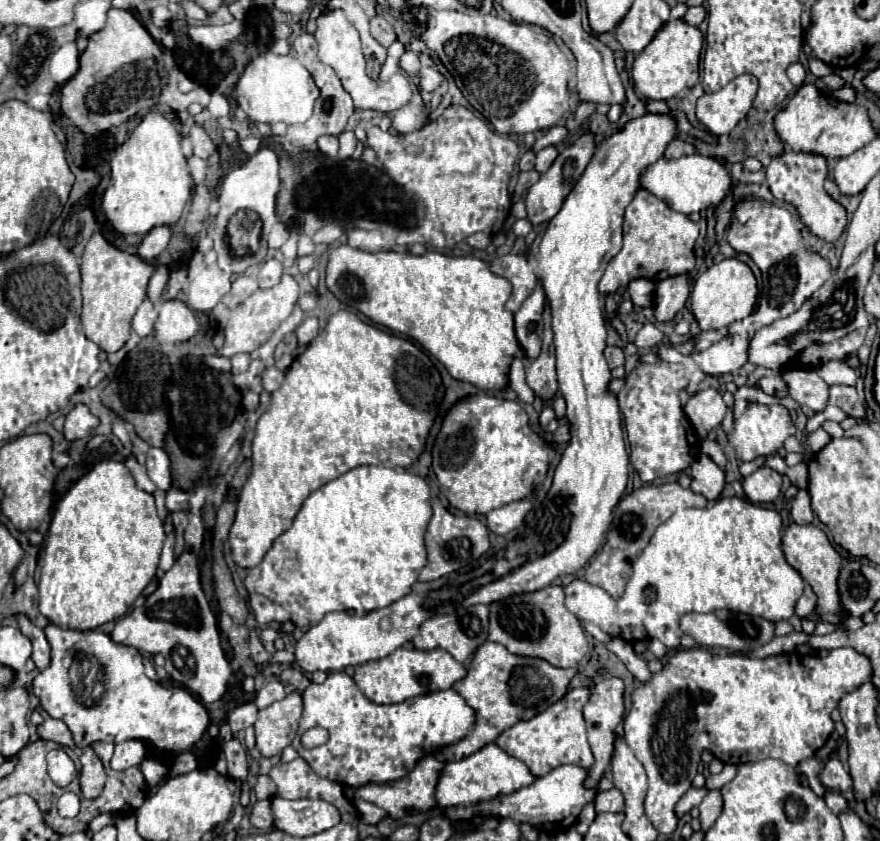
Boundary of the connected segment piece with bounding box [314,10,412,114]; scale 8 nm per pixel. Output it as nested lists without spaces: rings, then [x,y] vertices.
[[[334,10],[330,14],[320,14],[316,18],[316,26],[318,28],[316,28],[314,36],[318,42],[318,60],[322,64],[328,64],[336,72],[344,90],[352,96],[354,108],[358,112],[374,110],[374,112],[390,114],[390,112],[394,112],[394,110],[398,110],[410,102],[412,86],[410,86],[408,76],[394,74],[388,82],[380,82],[380,80],[370,78],[370,74],[366,72],[366,58],[364,58],[362,48],[360,48],[360,36],[358,36],[356,28],[346,20],[342,10]]]

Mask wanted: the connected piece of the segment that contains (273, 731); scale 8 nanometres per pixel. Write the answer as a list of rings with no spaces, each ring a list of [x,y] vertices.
[[[298,692],[286,694],[284,700],[270,704],[258,712],[256,728],[256,748],[262,756],[276,756],[282,748],[290,746],[298,720],[302,714],[302,696]]]

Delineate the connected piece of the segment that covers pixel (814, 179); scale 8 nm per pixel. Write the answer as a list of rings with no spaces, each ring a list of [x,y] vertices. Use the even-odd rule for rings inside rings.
[[[786,150],[784,154],[772,158],[772,162],[766,166],[764,174],[766,174],[766,182],[768,182],[774,198],[796,204],[796,208],[802,216],[802,222],[810,228],[810,232],[814,236],[832,242],[844,232],[844,228],[846,228],[844,208],[838,202],[834,202],[822,188],[822,184],[828,176],[828,162],[824,156]]]

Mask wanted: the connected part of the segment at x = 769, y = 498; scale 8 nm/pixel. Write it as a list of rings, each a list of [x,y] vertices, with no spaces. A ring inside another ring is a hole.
[[[758,468],[754,474],[742,480],[742,488],[748,500],[756,504],[770,504],[778,498],[780,494],[780,476],[774,470],[768,468]]]

